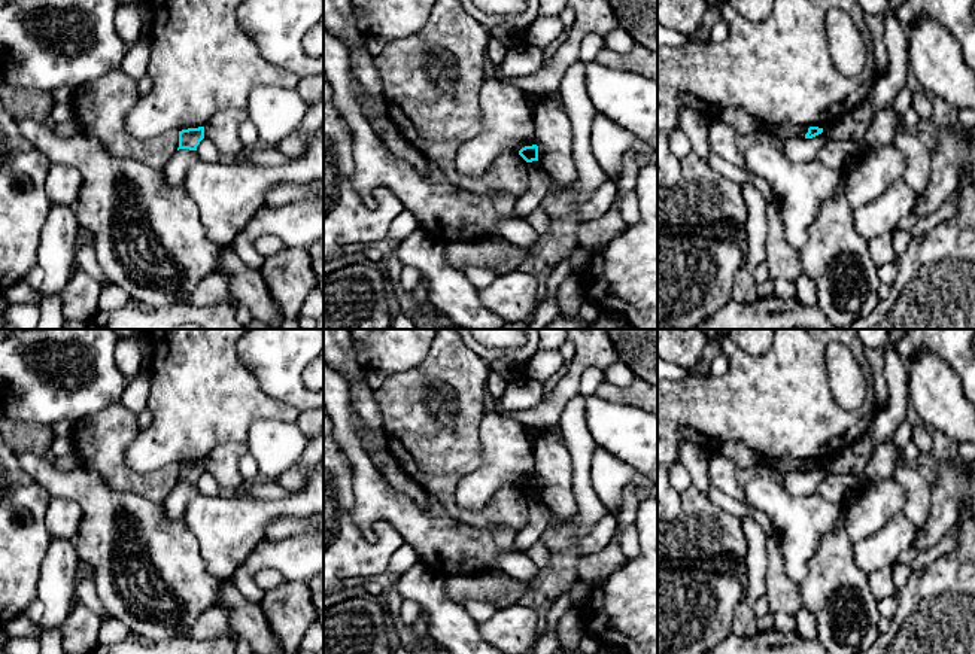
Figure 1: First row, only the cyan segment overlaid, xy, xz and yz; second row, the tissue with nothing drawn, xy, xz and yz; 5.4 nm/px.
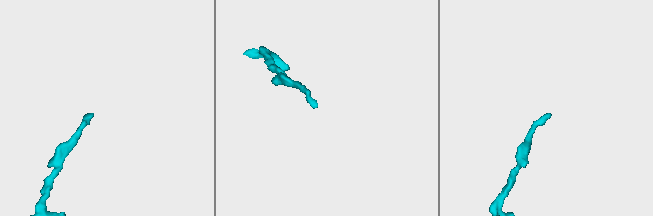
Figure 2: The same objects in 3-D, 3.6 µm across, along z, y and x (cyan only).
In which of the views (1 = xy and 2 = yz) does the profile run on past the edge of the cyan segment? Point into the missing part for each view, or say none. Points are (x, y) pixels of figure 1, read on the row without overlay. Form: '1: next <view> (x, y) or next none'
1: next none
2: next none

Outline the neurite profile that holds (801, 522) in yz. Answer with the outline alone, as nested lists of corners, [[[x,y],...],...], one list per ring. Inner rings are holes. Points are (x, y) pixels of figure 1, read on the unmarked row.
[[[763,468],[757,475],[744,487],[745,498],[753,508],[763,511],[774,523],[775,536],[780,542],[780,550],[784,557],[784,571],[787,577],[801,582],[807,572],[808,563],[821,538],[838,529],[841,508],[818,495],[811,496],[792,496],[784,489],[783,483]]]

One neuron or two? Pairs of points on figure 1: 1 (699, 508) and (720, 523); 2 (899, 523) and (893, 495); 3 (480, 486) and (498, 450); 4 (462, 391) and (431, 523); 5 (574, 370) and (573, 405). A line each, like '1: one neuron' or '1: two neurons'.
1: one neuron
2: two neurons
3: one neuron
4: two neurons
5: two neurons

